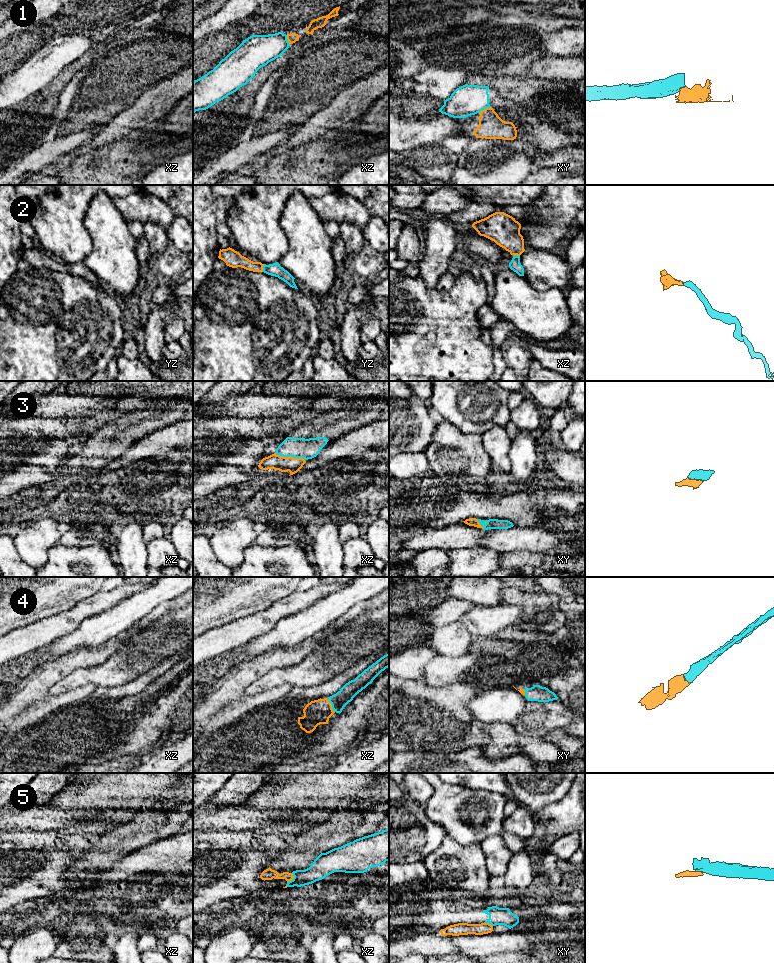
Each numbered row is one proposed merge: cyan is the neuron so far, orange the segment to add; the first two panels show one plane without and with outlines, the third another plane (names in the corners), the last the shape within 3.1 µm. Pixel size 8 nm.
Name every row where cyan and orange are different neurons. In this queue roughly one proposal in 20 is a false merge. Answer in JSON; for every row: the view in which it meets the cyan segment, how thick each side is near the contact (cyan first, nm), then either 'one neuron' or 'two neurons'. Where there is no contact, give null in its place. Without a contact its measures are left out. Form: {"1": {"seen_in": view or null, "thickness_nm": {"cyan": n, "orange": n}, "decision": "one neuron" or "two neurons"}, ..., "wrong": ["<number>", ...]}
{"1": {"seen_in": "xy", "thickness_nm": {"cyan": 240, "orange": 200}, "decision": "two neurons"}, "2": {"seen_in": "yz", "thickness_nm": {"cyan": 100, "orange": 140}, "decision": "one neuron"}, "3": {"seen_in": "xz", "thickness_nm": {"cyan": 160, "orange": 130}, "decision": "one neuron"}, "4": {"seen_in": "xz", "thickness_nm": {"cyan": 130, "orange": 200}, "decision": "one neuron"}, "5": {"seen_in": "xz", "thickness_nm": {"cyan": 160, "orange": 90}, "decision": "two neurons"}, "wrong": ["1", "5"]}

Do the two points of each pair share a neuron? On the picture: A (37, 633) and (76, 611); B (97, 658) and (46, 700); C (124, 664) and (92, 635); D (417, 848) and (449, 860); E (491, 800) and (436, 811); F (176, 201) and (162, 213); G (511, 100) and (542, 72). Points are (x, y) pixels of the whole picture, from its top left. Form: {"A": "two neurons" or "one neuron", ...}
{"A": "one neuron", "B": "one neuron", "C": "two neurons", "D": "two neurons", "E": "one neuron", "F": "two neurons", "G": "two neurons"}

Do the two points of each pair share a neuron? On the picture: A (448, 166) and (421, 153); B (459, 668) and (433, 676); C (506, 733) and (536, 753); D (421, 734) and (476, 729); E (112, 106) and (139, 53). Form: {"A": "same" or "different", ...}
{"A": "same", "B": "same", "C": "same", "D": "same", "E": "same"}

